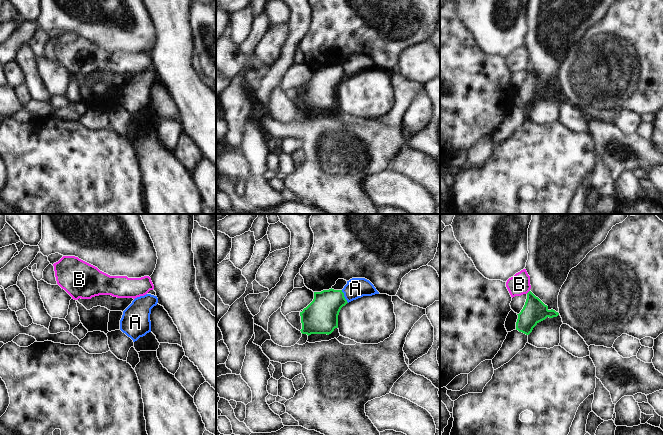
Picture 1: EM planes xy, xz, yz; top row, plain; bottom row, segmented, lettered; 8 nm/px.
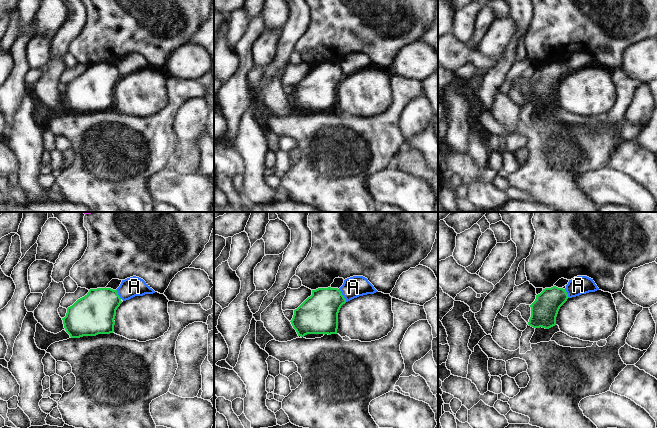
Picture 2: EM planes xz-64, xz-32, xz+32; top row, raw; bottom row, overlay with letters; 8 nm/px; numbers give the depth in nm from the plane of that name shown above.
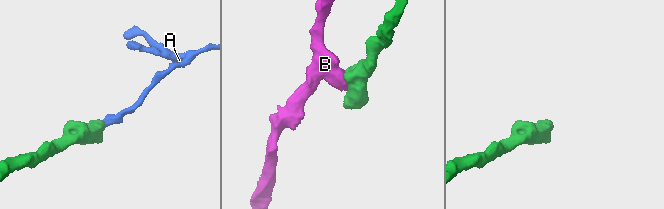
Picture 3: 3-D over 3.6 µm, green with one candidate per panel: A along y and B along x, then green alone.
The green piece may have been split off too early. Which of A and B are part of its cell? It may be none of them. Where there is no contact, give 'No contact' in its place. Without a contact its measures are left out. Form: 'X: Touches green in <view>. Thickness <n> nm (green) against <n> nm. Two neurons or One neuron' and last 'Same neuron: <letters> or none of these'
A: Touches green in xz. Thickness 280 nm (green) against 160 nm. Two neurons
B: Touches green in yz. Thickness 190 nm (green) against 170 nm. Two neurons
Same neuron: none of these

